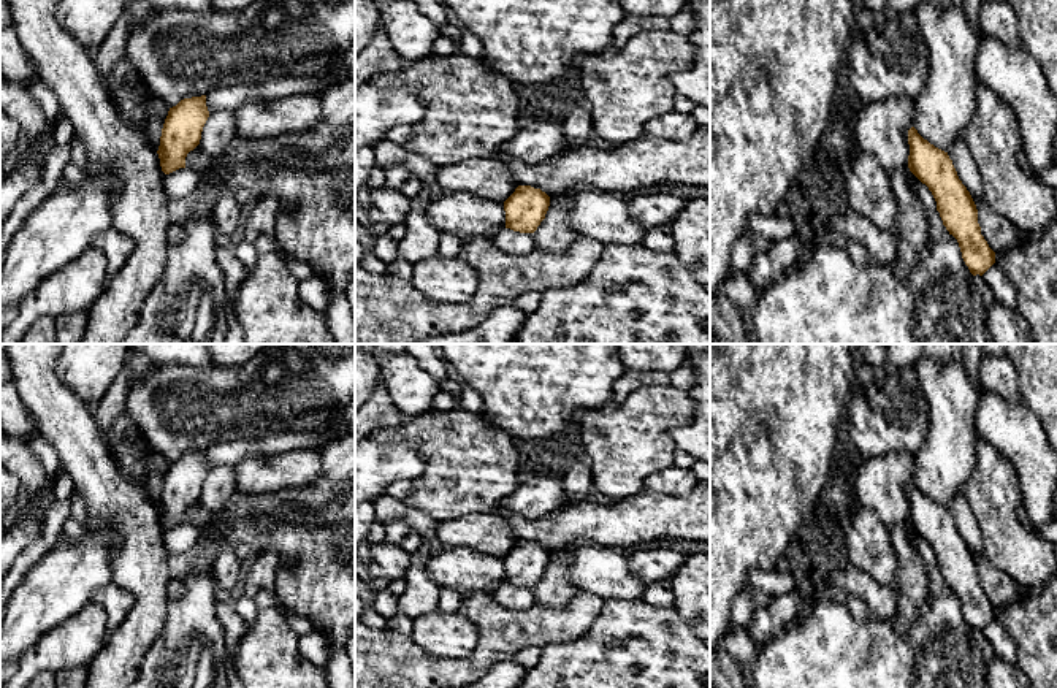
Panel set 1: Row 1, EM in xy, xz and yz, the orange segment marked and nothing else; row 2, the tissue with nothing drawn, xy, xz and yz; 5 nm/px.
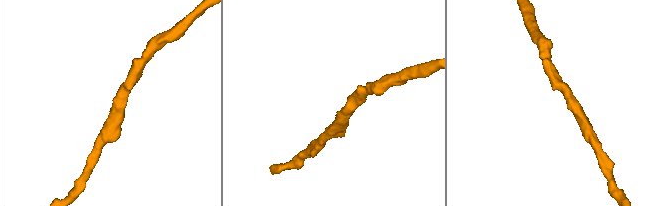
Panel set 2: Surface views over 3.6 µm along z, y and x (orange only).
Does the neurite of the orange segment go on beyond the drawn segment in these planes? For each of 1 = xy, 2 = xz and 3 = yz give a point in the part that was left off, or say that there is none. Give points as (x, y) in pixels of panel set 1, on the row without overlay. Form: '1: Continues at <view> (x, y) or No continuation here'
1: No continuation here
2: No continuation here
3: No continuation here

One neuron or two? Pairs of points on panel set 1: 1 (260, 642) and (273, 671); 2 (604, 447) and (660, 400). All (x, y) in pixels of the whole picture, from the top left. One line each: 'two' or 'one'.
1: one
2: one

